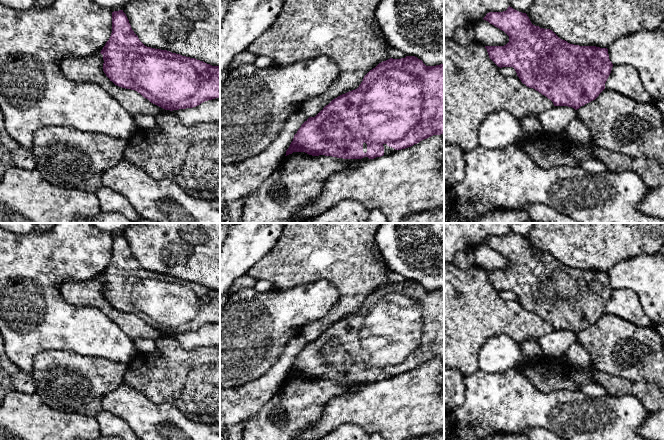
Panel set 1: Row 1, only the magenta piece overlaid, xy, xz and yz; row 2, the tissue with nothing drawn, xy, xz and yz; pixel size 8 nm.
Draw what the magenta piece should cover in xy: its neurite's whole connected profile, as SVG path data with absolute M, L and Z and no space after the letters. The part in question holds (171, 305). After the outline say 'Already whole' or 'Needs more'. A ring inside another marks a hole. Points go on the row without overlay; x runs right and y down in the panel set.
M123 234L112 236L112 257L100 277L104 284L103 295L110 305L119 311L137 315L151 327L165 334L193 332L205 325L220 322L220 290L145 270L132 254Z. Already whole

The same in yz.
M510 230L503 236L489 236L483 243L509 260L509 266L504 270L485 270L489 282L500 292L513 291L523 308L546 320L554 330L568 330L577 334L595 324L605 313L605 307L613 291L607 272L570 268L560 263L552 254L533 249L526 237Z. Already whole

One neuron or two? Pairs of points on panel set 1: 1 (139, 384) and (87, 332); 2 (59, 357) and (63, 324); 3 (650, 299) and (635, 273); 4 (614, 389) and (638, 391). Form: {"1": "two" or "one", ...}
{"1": "two", "2": "two", "3": "one", "4": "one"}

